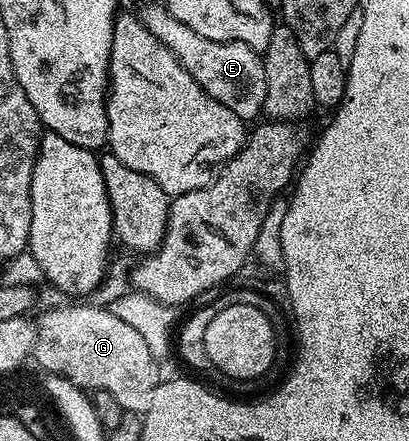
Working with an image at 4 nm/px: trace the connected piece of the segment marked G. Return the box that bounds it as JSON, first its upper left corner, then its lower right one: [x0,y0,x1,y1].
[32,306,159,413]

